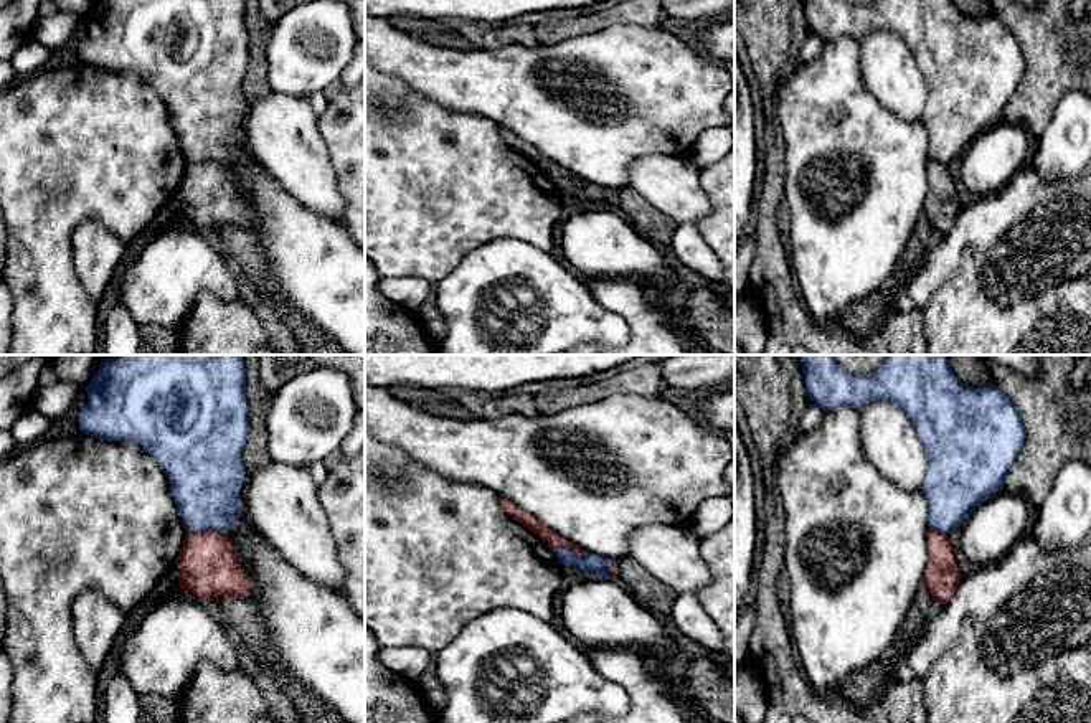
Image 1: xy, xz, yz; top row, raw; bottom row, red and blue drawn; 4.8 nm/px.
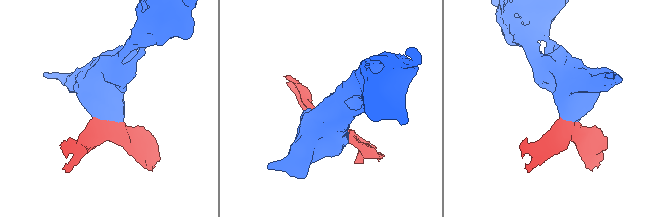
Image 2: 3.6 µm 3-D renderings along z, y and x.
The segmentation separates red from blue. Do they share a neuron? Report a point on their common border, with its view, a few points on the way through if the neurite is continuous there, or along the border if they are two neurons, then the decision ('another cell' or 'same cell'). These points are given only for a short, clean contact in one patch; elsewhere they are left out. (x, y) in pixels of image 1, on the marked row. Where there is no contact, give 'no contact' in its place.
contact xy (205, 532); another cell

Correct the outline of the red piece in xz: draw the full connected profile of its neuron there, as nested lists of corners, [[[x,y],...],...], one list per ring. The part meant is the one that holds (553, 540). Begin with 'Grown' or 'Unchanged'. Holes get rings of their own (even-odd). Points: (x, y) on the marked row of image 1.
Unchanged. [[[500,499],[500,505],[512,518],[515,518],[518,523],[527,527],[530,532],[536,533],[550,548],[569,550],[579,556],[584,553],[581,548],[561,538],[558,533],[541,525],[535,517],[531,517],[528,512],[522,510],[520,507],[513,505],[512,502]]]

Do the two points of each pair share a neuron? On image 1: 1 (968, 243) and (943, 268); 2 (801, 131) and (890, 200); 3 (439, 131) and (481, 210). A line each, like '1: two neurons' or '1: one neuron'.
1: one neuron
2: one neuron
3: one neuron

